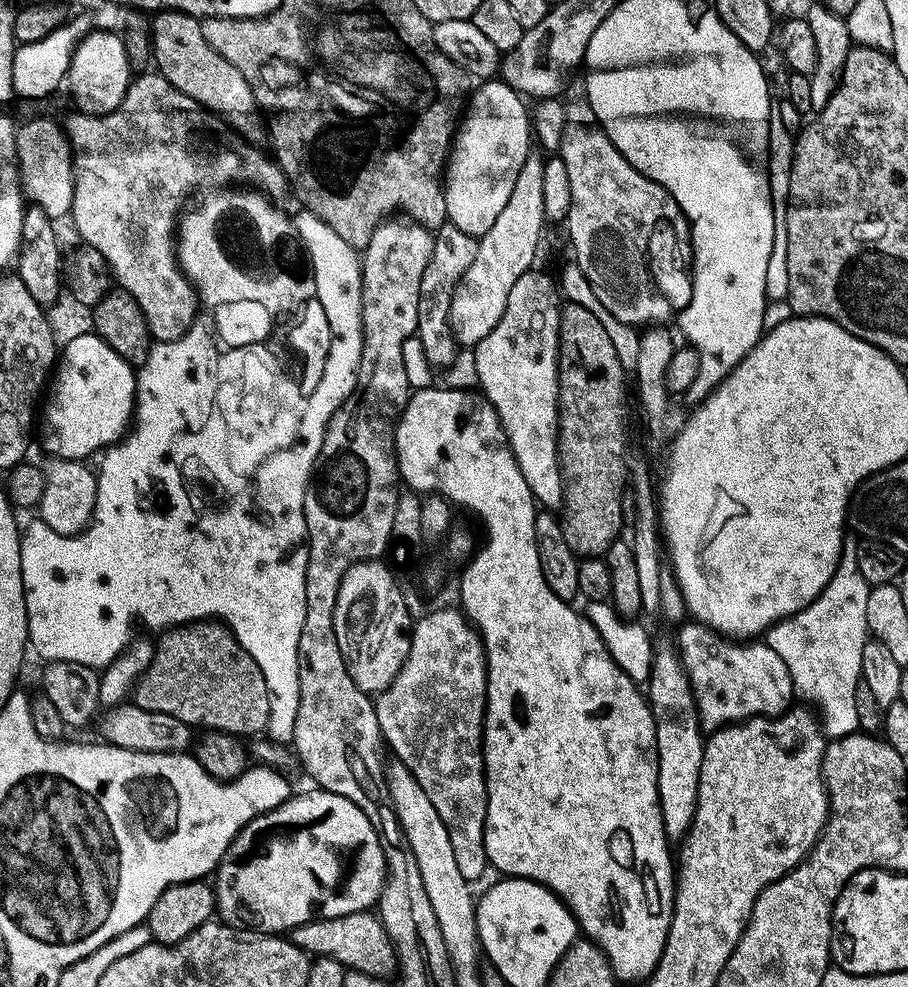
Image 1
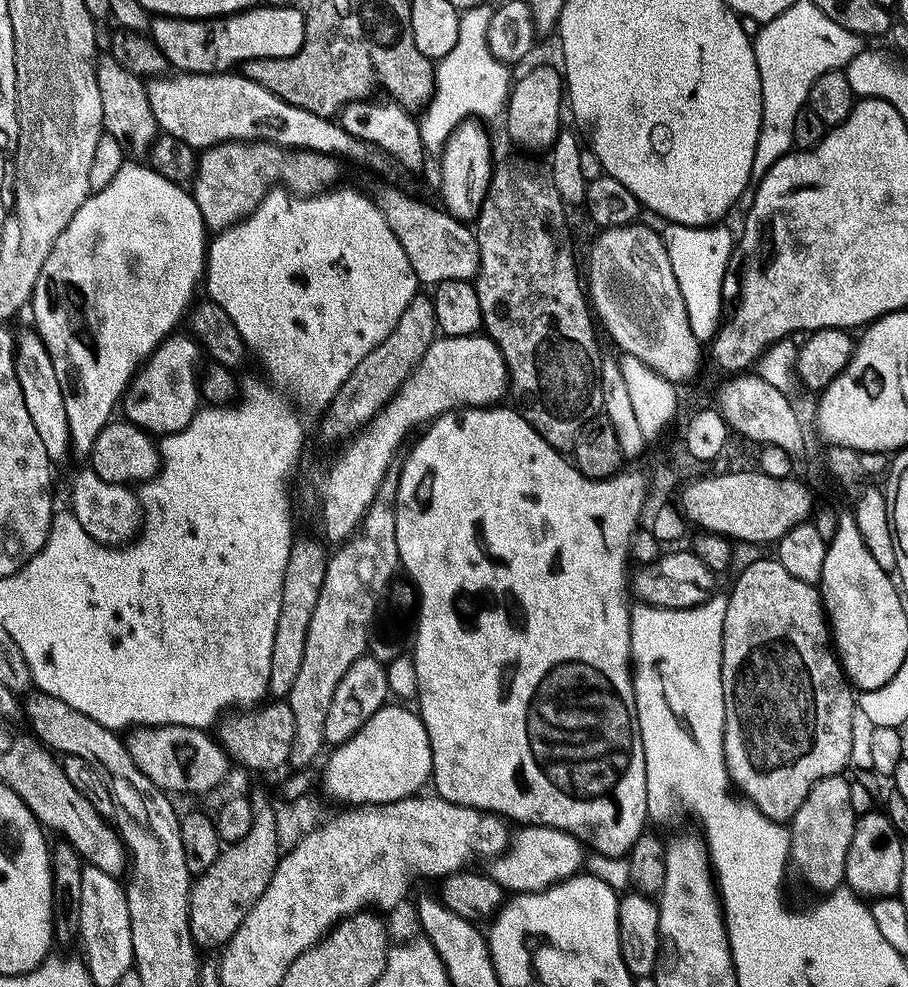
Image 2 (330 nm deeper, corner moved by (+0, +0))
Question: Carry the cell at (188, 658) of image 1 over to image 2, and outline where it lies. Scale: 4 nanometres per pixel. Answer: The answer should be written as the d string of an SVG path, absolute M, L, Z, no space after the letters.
M268 702L255 710L244 710L233 716L236 717L229 724L219 725L221 728L218 739L225 752L239 767L241 764L252 772L276 772L283 764L287 765L291 761L296 733L291 704Z

